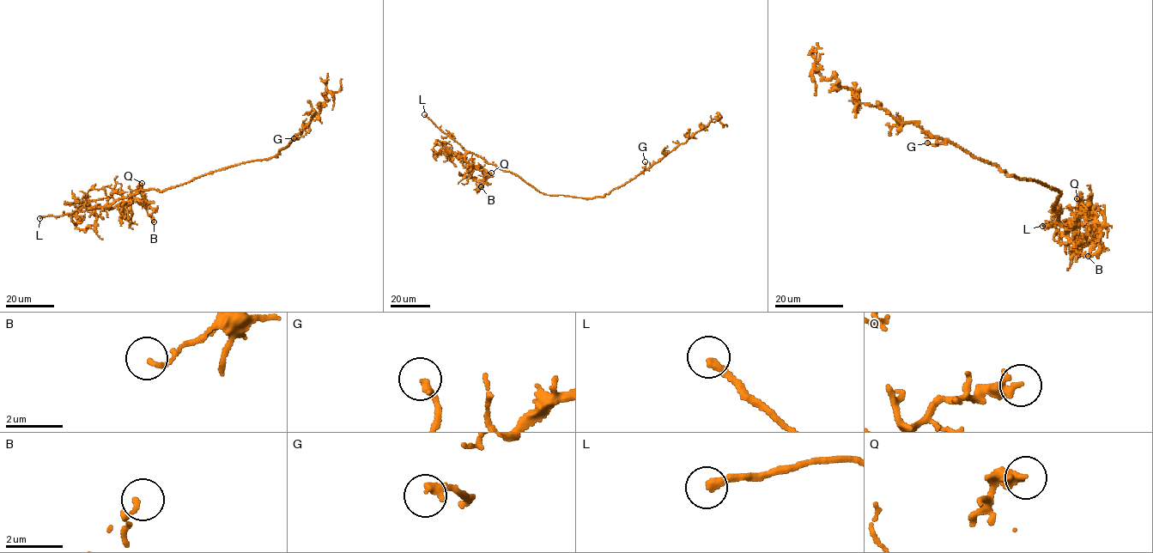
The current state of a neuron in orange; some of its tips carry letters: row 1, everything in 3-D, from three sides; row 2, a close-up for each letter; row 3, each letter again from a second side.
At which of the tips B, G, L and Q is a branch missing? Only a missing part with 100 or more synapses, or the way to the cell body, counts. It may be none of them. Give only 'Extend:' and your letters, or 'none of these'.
Extend: L

